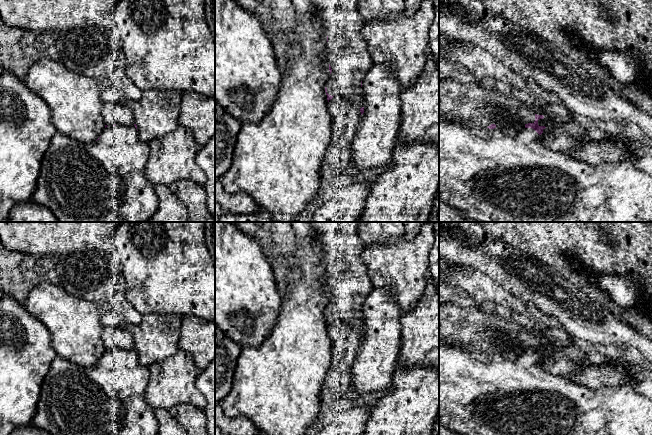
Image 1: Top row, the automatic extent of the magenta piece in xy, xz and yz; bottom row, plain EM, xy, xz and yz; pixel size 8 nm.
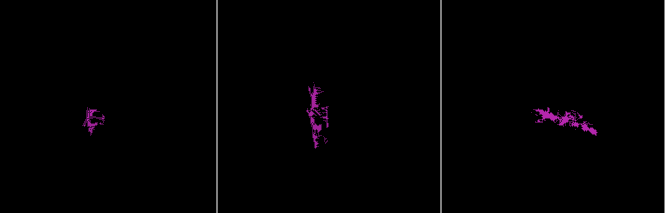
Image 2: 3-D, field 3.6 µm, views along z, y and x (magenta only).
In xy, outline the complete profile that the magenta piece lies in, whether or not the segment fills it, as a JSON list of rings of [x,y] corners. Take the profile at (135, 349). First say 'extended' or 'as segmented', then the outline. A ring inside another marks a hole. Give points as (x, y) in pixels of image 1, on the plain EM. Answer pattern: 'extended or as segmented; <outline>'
extended; [[[136,348],[105,349],[104,356],[93,367],[83,367],[57,356],[42,383],[31,425],[50,435],[156,435],[158,420],[144,397],[149,379],[149,367],[139,362]]]

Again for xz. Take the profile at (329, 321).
extended; [[[307,222],[313,227],[316,243],[323,249],[327,259],[327,281],[330,302],[325,311],[328,326],[334,319],[356,328],[364,337],[364,316],[362,313],[363,298],[374,288],[368,270],[362,262],[361,254],[365,245],[358,237],[360,222]]]

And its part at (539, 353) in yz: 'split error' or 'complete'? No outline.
split error

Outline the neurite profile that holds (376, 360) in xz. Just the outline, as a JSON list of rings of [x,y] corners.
[[[388,287],[374,288],[362,303],[365,328],[356,354],[351,382],[362,395],[386,392],[398,365],[402,312]]]

